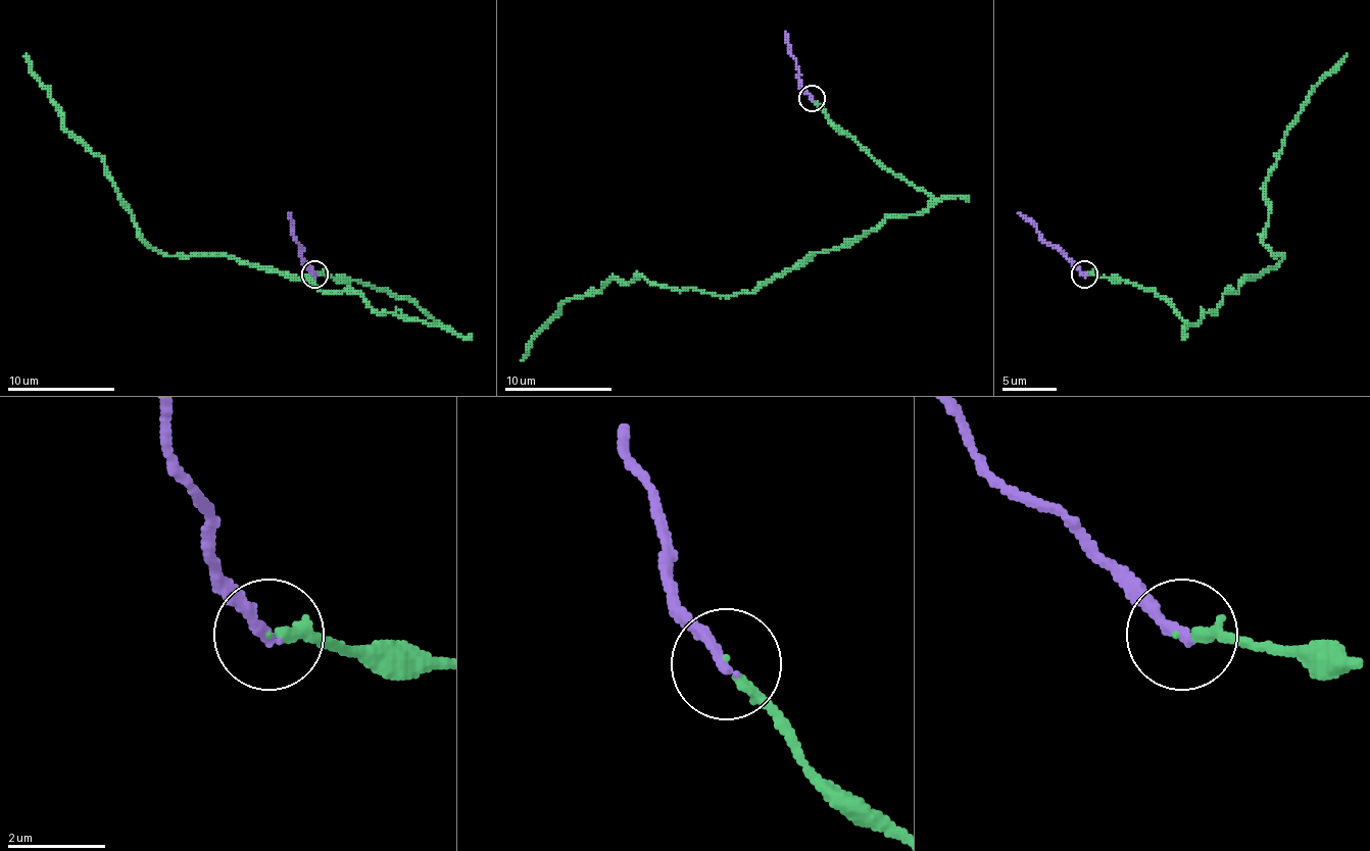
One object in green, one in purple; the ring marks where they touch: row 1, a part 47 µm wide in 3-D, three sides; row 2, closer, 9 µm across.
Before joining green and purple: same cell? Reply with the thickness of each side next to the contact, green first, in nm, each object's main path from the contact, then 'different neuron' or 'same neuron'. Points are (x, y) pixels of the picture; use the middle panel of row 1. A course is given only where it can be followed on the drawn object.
170/240 nm | green via (812, 96), (836, 126), (931, 198), (928, 206), (890, 214), (750, 293), (609, 280), (561, 306), (524, 360) | purple via (812, 99), (801, 85), (785, 32) | same neuron

